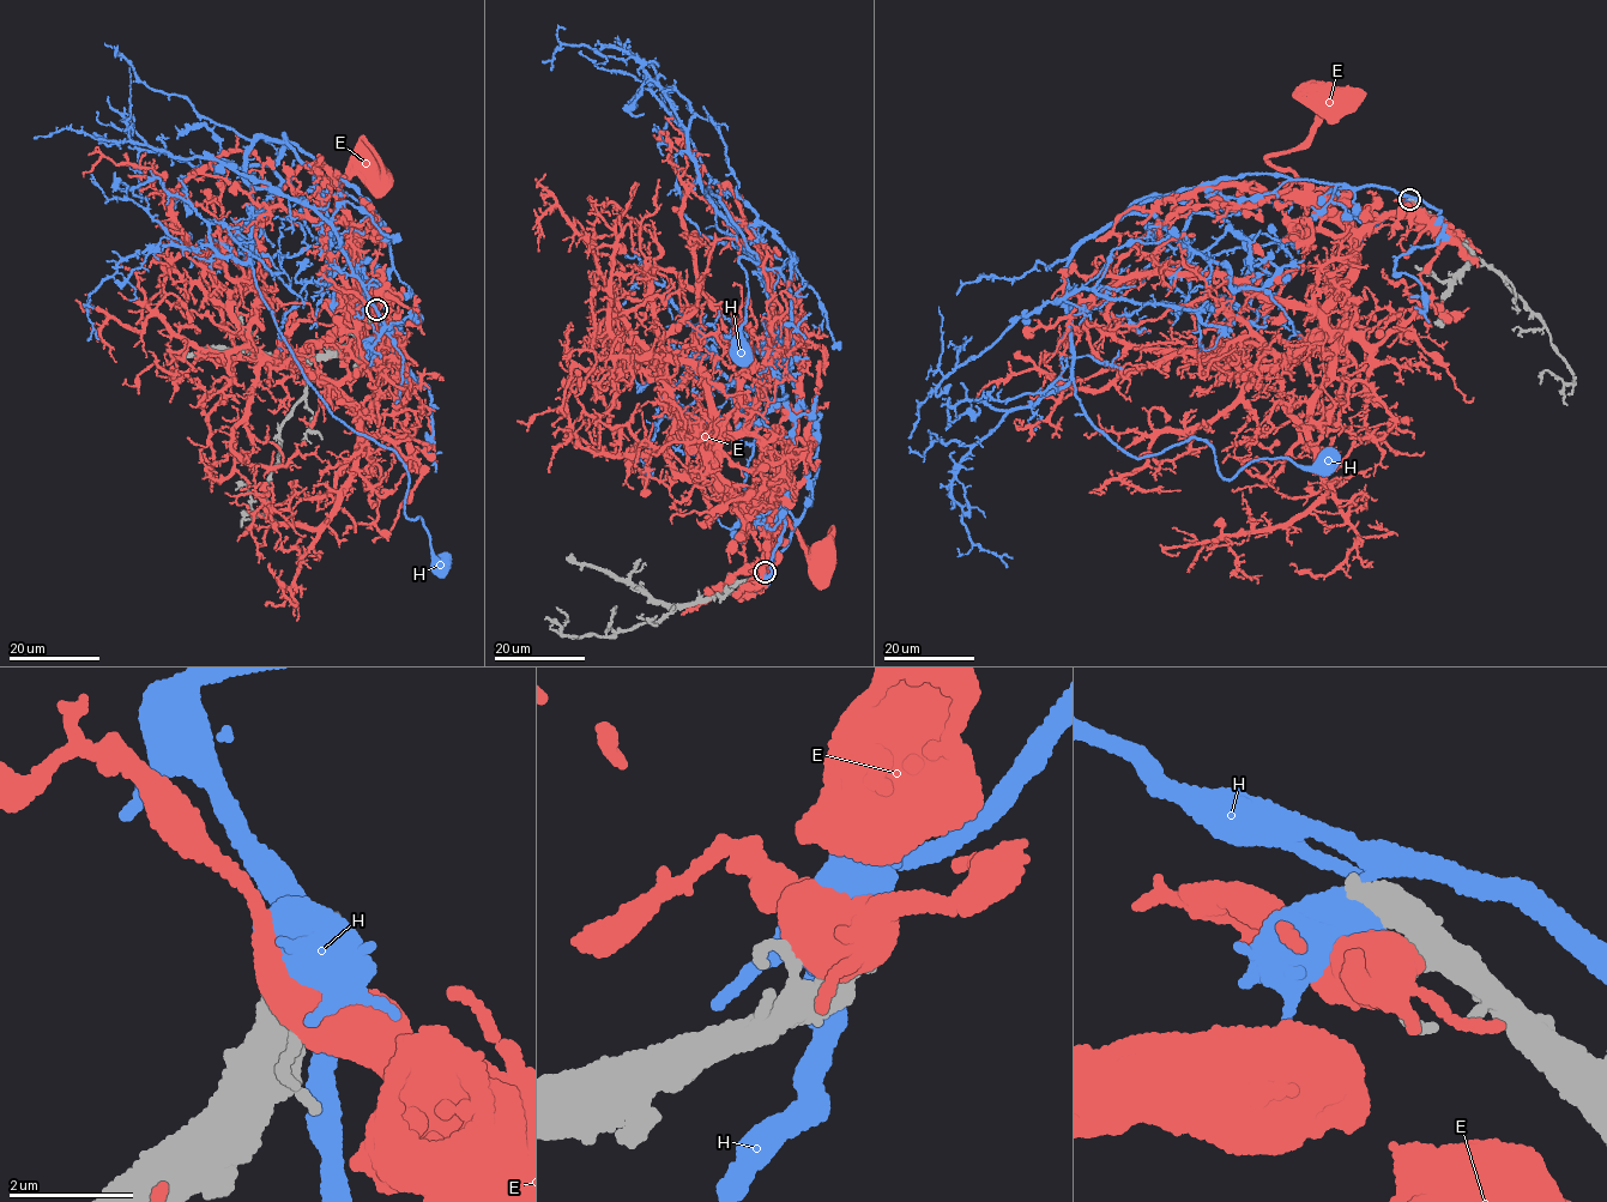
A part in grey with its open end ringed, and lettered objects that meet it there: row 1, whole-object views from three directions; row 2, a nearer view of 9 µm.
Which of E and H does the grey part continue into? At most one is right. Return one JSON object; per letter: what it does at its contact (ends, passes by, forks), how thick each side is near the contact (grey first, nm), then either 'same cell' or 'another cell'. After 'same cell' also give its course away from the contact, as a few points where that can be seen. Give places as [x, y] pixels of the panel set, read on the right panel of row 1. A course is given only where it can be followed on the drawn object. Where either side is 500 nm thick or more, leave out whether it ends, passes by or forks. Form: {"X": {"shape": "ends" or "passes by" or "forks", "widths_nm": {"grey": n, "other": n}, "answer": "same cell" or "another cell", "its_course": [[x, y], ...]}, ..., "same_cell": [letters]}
{"E": {"widths_nm": {"grey": 360, "other": 750}, "answer": "another cell"}, "H": {"widths_nm": {"grey": 550, "other": 550}, "answer": "another cell"}, "same_cell": []}

